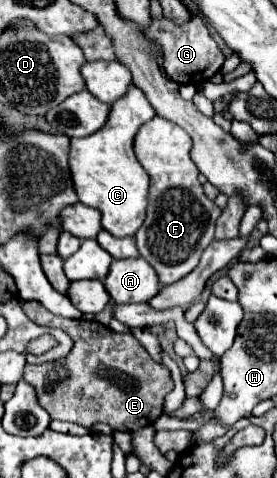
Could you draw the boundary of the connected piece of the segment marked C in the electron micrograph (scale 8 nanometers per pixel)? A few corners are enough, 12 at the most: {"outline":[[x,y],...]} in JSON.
{"outline":[[129,85],[105,125],[71,139],[83,205],[115,237],[145,219],[149,175],[133,153],[155,117]]}

